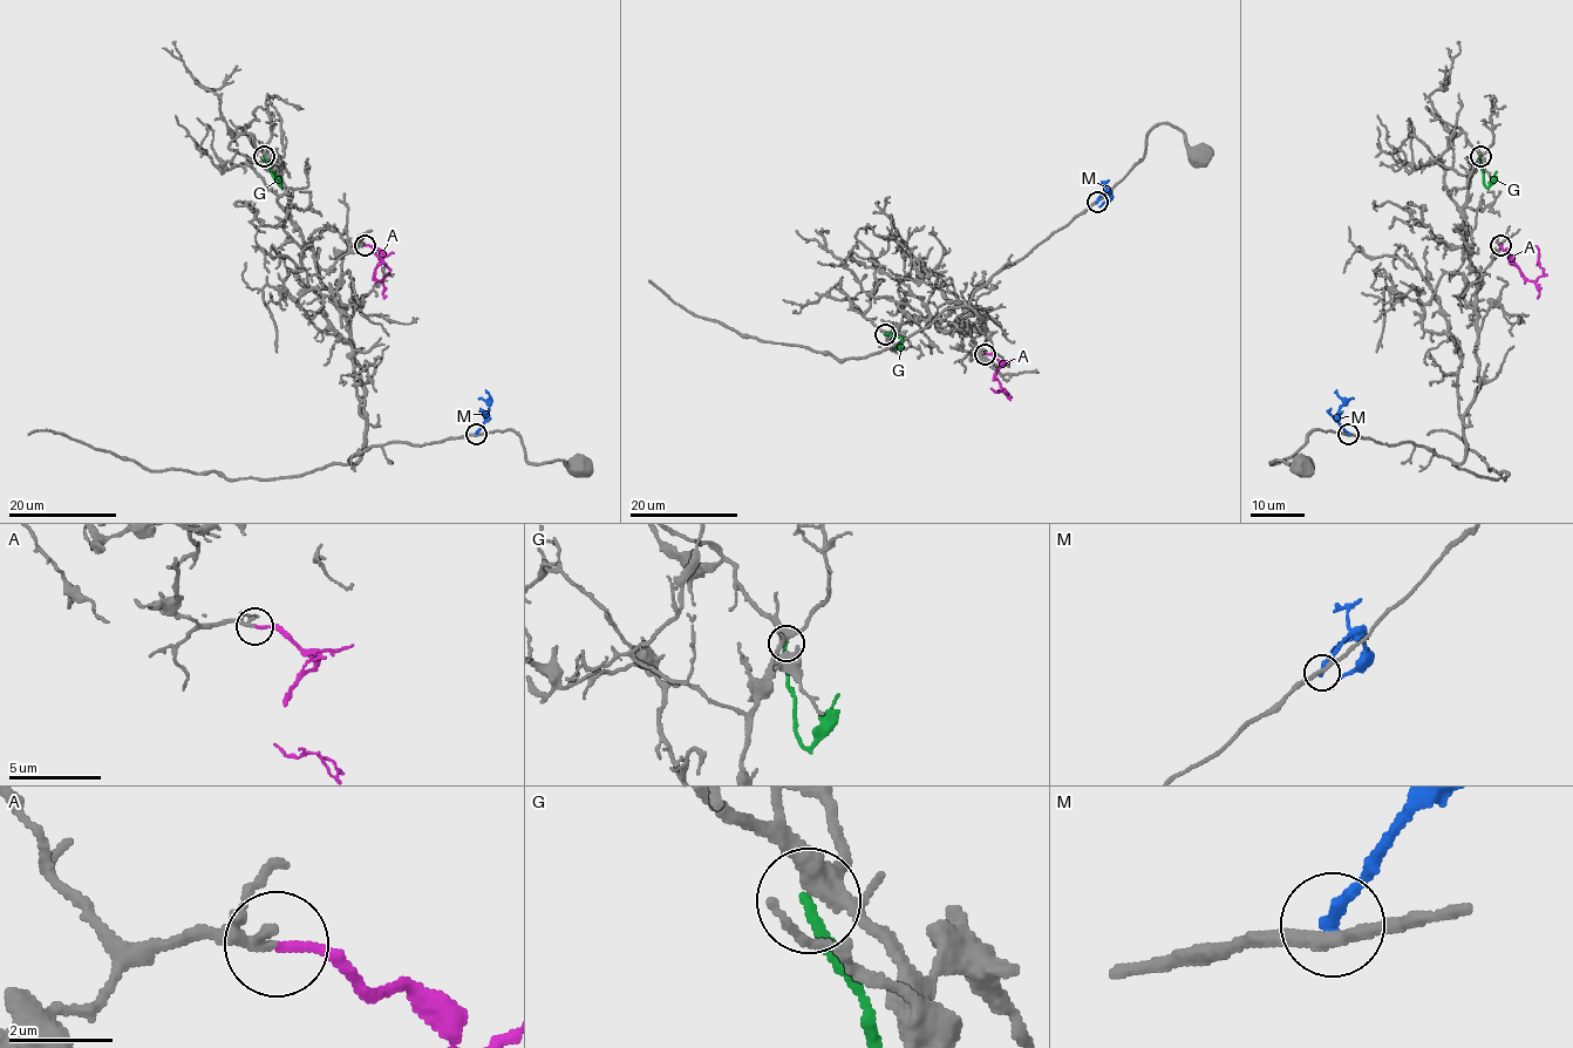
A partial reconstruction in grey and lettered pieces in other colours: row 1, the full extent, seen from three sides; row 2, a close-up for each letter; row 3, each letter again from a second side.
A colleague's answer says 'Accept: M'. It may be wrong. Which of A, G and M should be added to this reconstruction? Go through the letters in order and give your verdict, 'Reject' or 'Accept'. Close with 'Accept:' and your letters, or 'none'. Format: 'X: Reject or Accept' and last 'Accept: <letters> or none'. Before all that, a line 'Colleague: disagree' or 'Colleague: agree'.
Colleague: disagree
A: Accept
G: Reject
M: Reject
Accept: A

